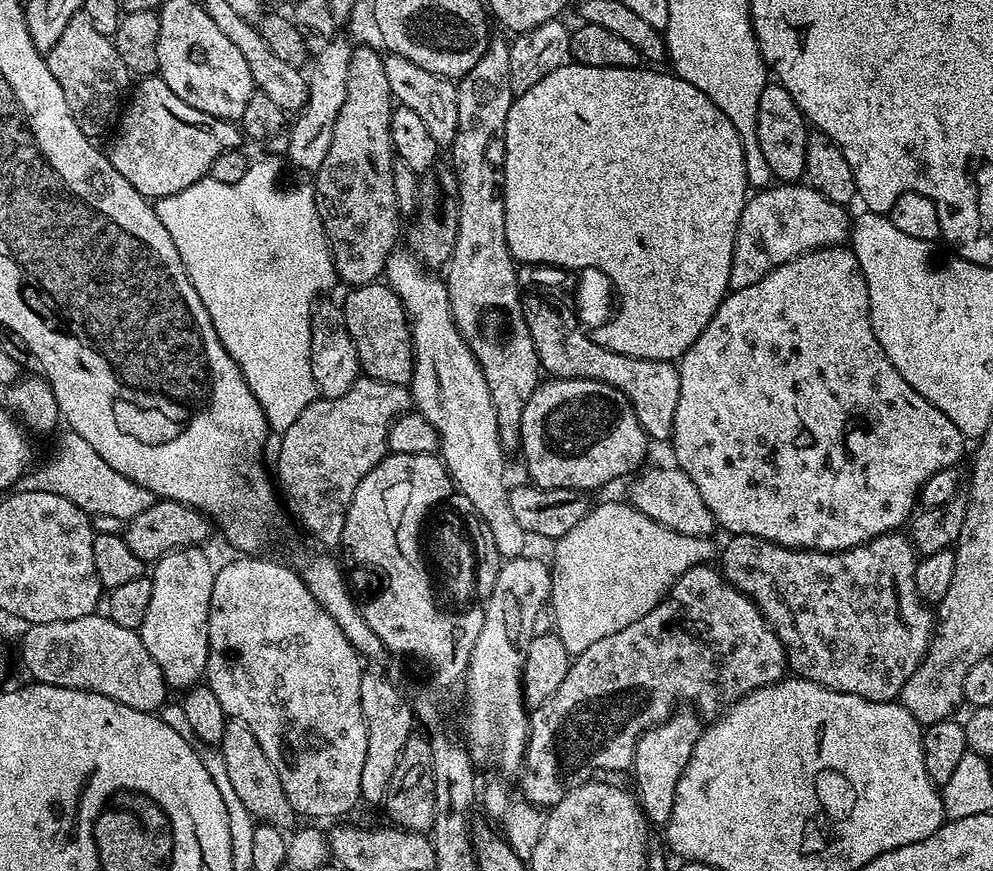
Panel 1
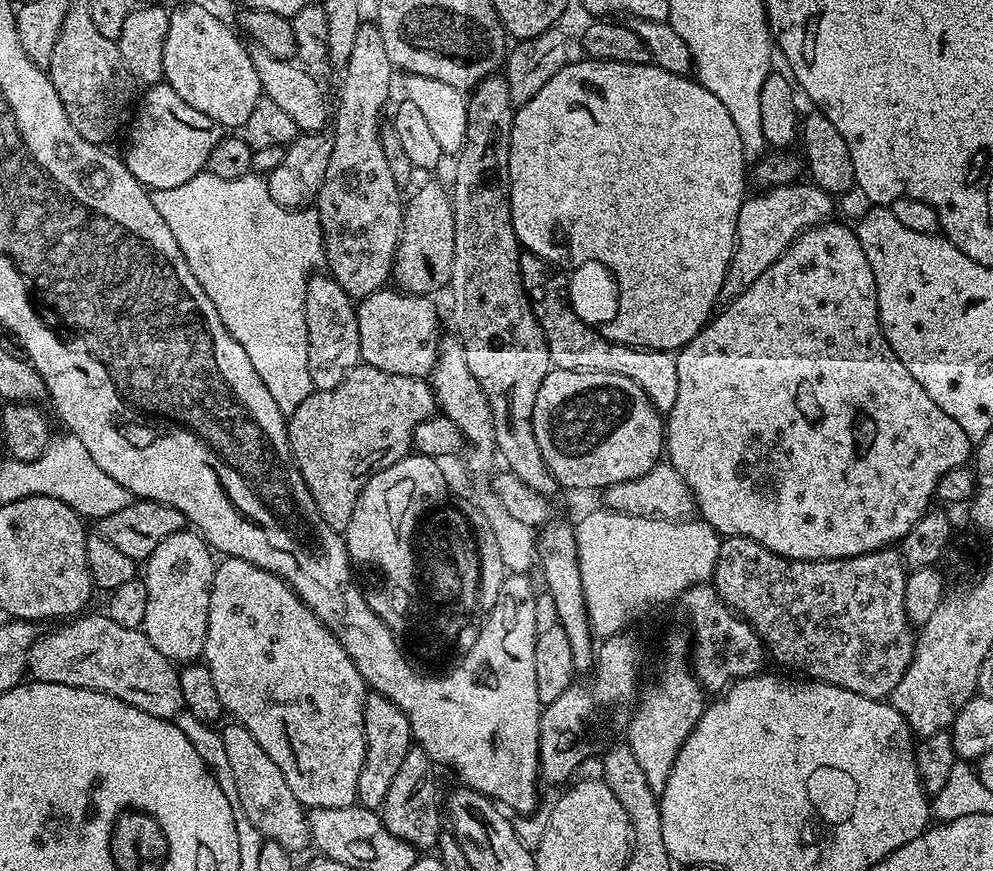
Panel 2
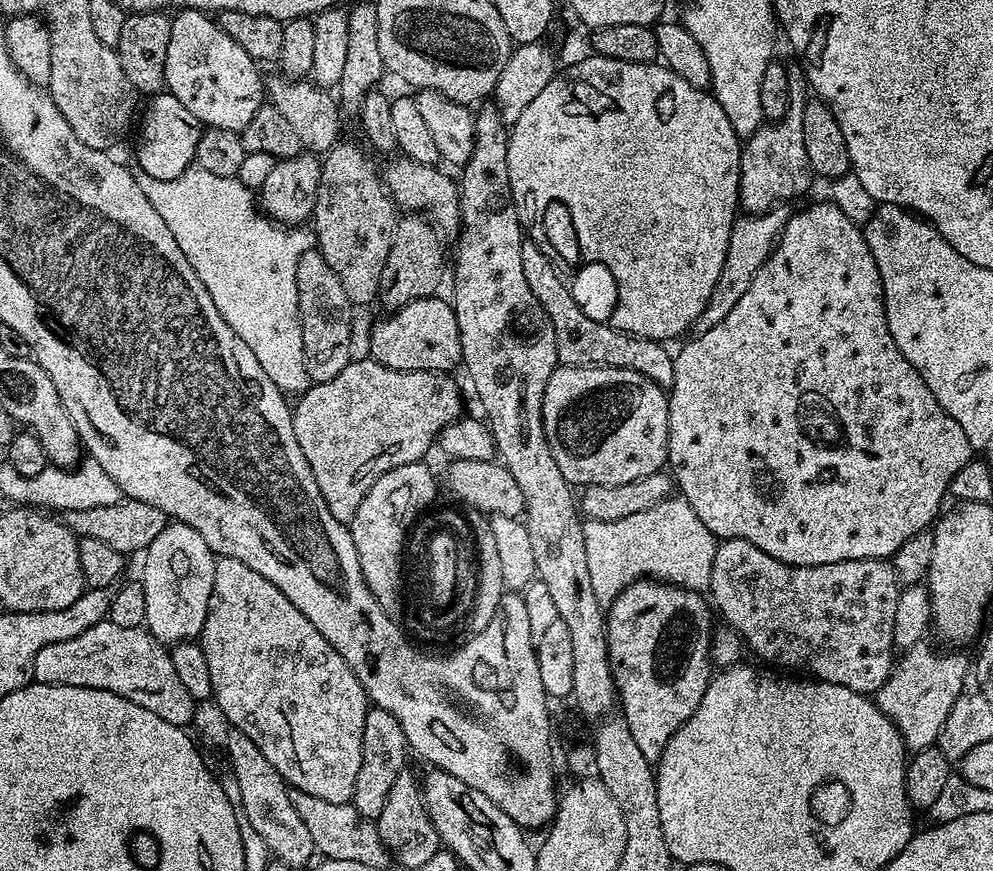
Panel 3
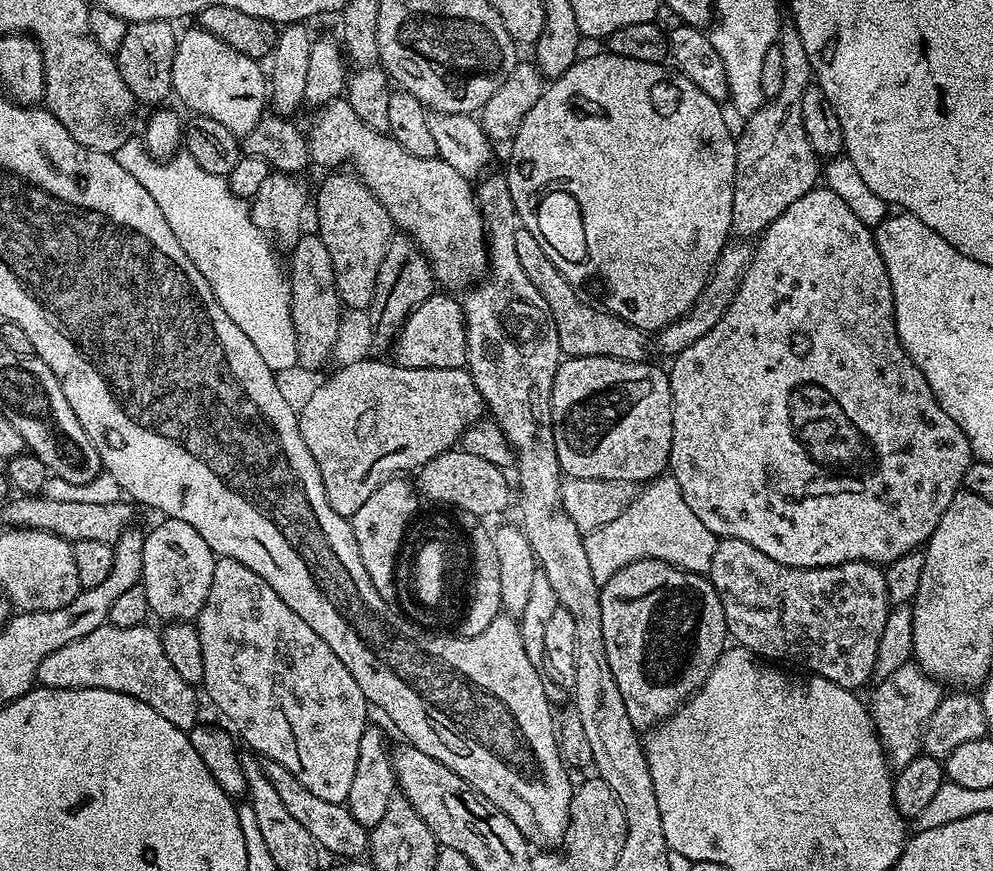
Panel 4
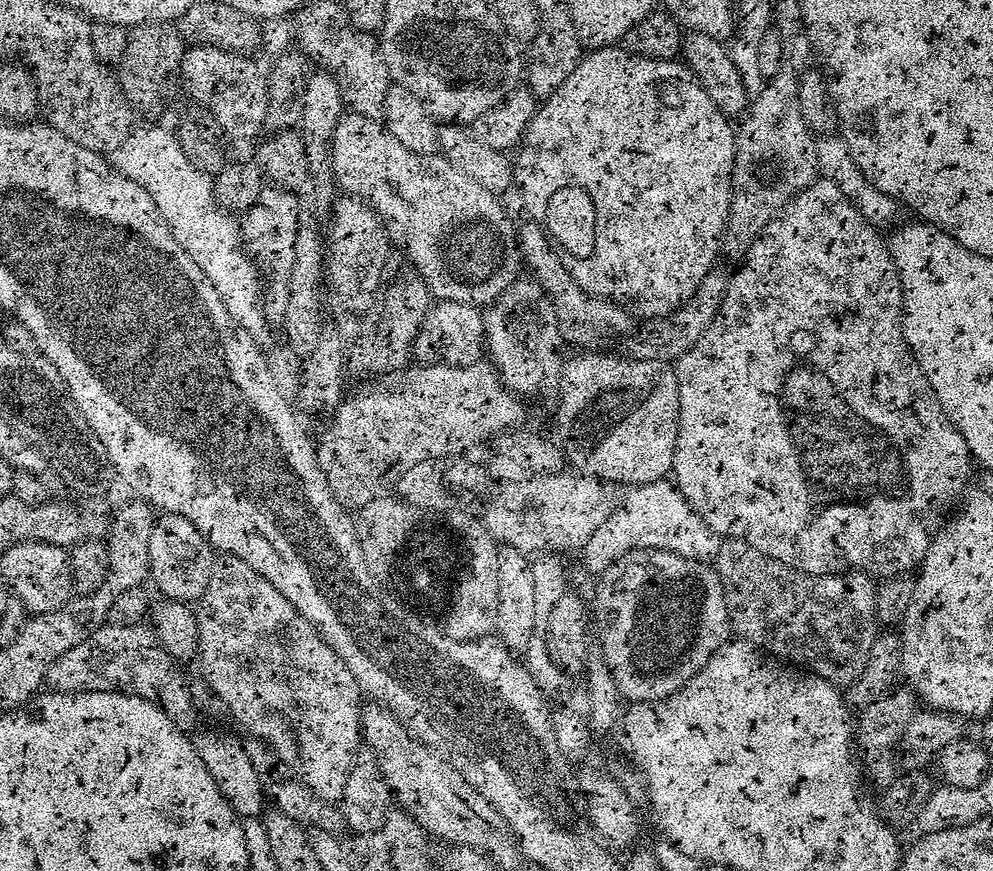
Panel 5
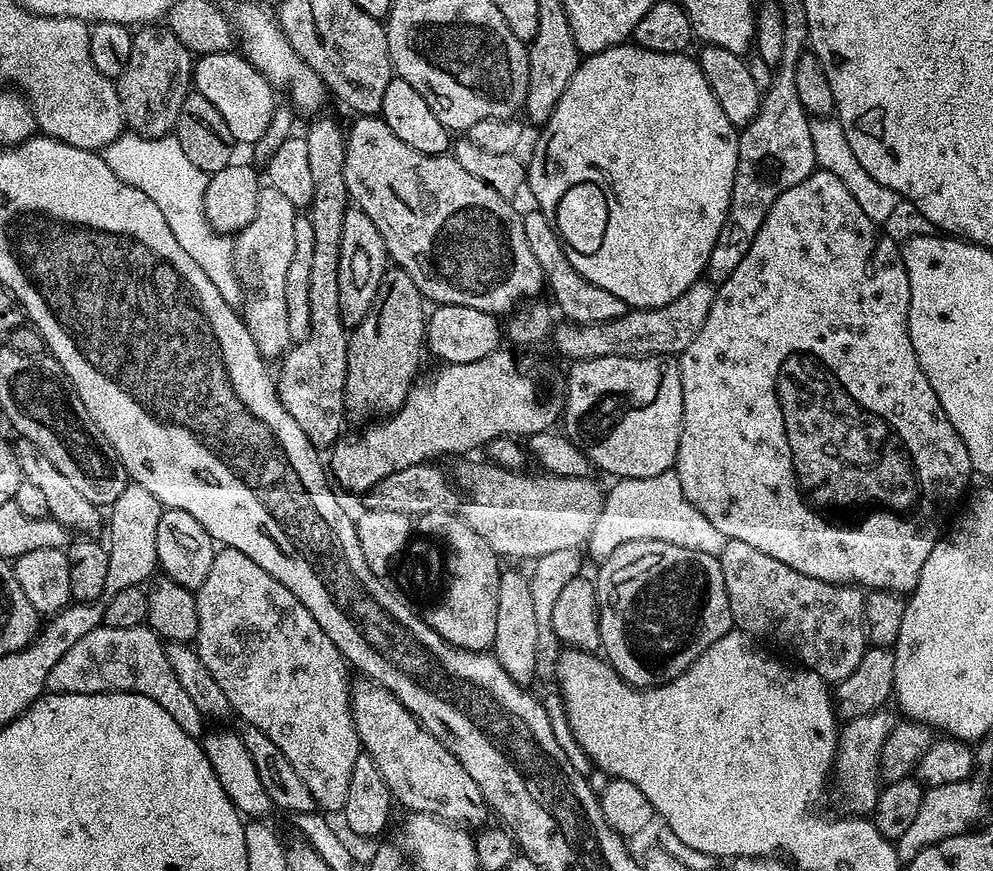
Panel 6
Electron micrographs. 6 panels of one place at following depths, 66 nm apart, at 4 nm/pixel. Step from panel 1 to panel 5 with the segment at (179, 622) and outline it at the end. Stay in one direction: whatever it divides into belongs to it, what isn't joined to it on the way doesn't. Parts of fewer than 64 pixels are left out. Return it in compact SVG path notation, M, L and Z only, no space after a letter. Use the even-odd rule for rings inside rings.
M169 512L161 515L152 525L150 534L150 570L151 583L156 583L159 595L165 600L182 600L185 602L199 601L206 590L206 582L210 582L210 570L214 563L214 549L208 539L192 525L189 520L178 514Z

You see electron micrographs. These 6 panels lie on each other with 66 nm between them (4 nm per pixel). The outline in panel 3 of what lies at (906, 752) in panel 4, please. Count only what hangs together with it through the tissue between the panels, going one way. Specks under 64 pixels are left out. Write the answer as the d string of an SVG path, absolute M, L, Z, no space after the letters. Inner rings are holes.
M928 642L910 646L901 655L904 657L895 661L886 682L882 682L880 689L874 693L878 710L892 719L904 739L905 749L912 754L933 747L939 741L942 726L946 724L946 714L950 714L950 706L958 702L966 688L964 679L968 676L967 658L959 656L956 650L944 651L948 652L939 652L931 648Z

